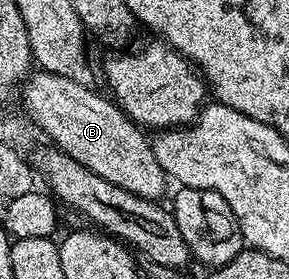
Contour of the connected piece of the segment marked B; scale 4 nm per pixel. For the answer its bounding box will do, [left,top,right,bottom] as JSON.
[23,70,166,200]

